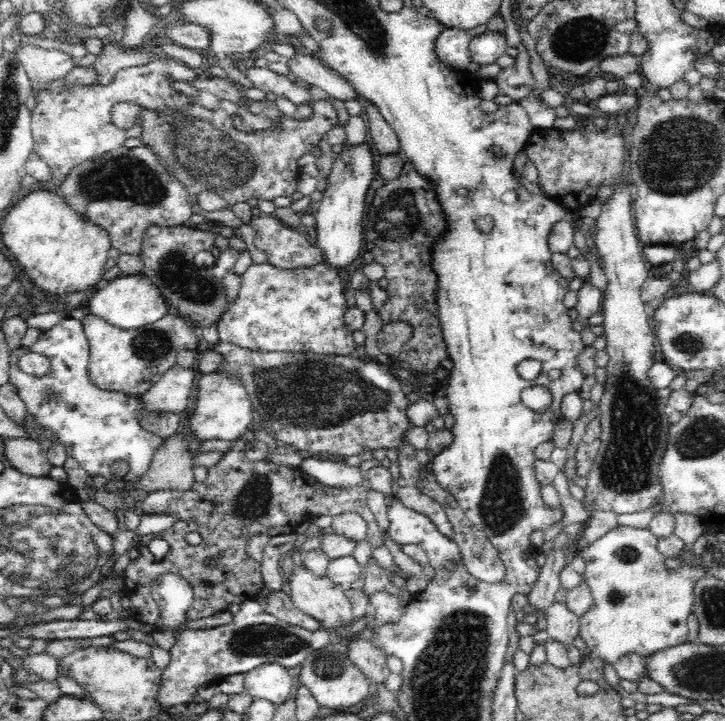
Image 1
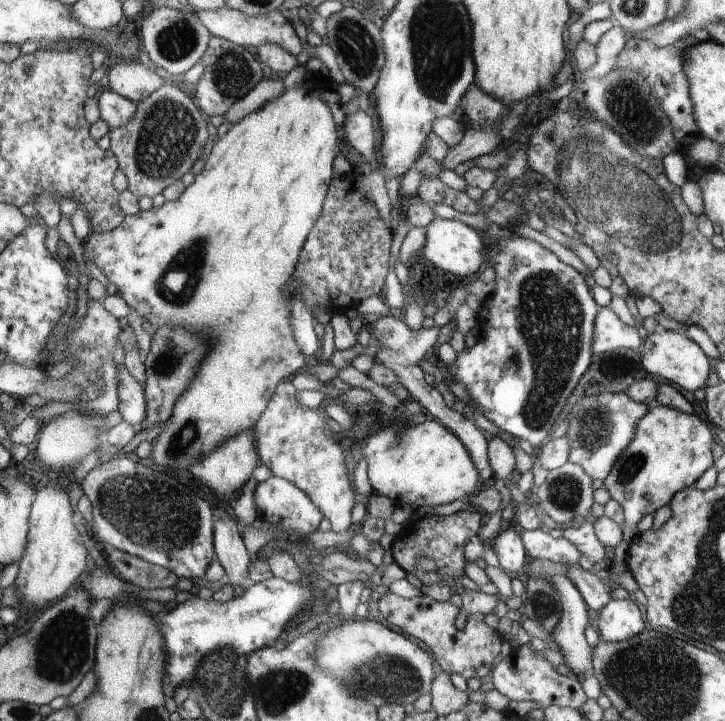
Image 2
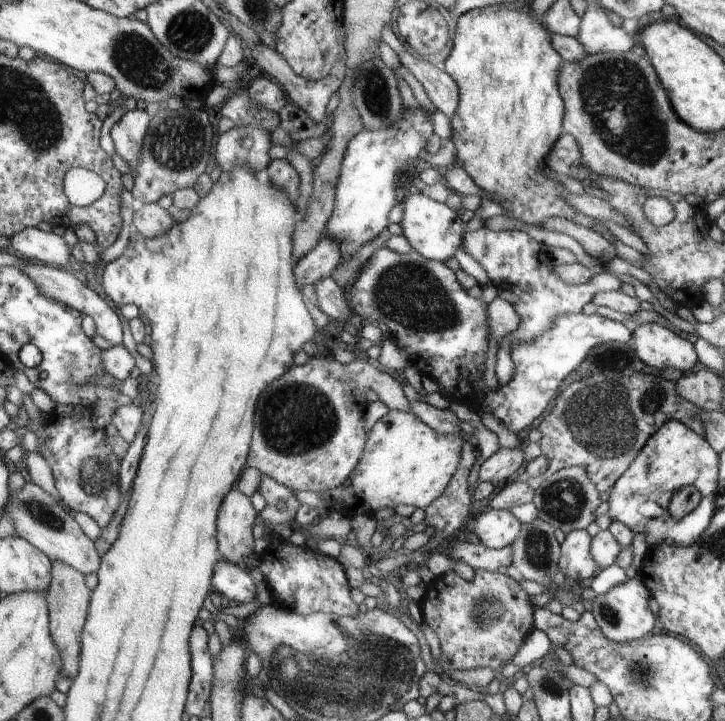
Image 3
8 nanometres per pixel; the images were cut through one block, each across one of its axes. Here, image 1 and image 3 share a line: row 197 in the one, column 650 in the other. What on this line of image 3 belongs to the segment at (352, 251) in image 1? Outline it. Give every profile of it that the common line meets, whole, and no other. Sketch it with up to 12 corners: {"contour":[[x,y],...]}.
{"contour":[[655,322],[633,330],[638,358],[684,374],[698,364],[694,346]]}

